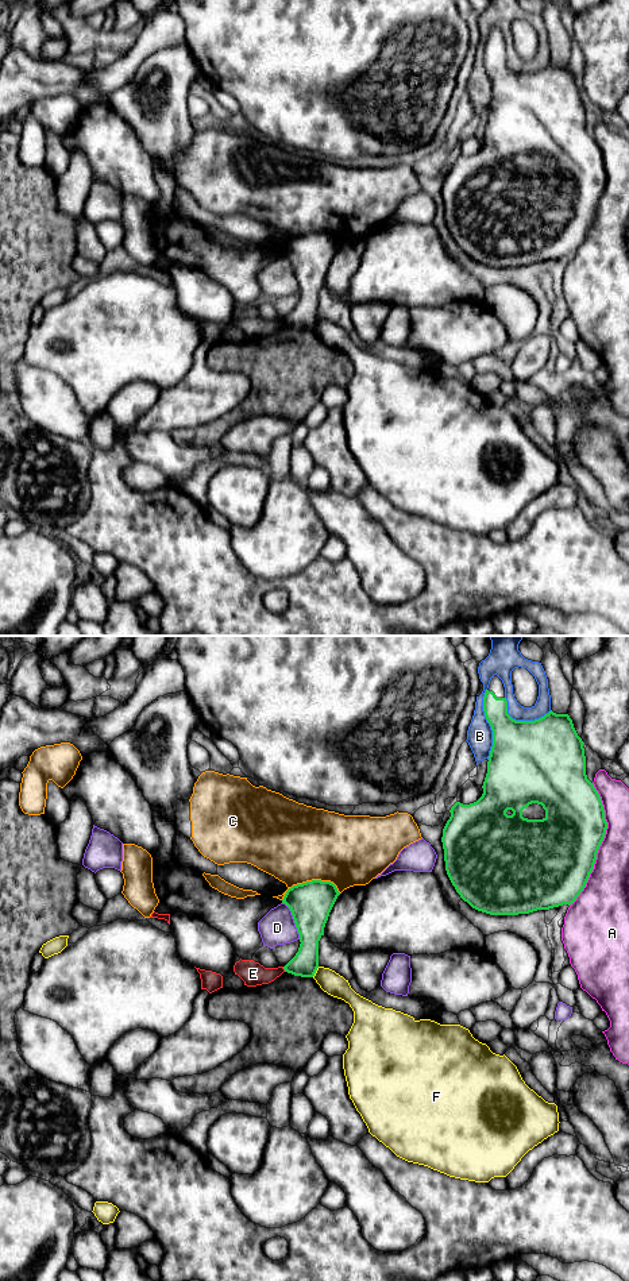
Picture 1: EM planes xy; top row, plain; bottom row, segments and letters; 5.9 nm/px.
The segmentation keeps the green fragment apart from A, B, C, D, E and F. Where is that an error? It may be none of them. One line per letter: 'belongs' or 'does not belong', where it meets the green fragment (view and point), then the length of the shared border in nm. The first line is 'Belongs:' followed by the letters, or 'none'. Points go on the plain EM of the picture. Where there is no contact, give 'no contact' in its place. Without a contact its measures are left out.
Belongs: none
A: does not belong | xy (599, 197) | 750 nm
B: does not belong | xy (489, 74) | 420 nm
C: does not belong | xy (309, 234) | 360 nm
D: does not belong | xy (294, 273) | 240 nm
E: does not belong | xy (284, 320) | 40 nm
F: does not belong | xy (315, 324) | 80 nm

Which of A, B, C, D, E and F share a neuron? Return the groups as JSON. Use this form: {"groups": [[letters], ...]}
{"groups": [["A"], ["B"], ["C"], ["D"], ["E"], ["F"]]}

